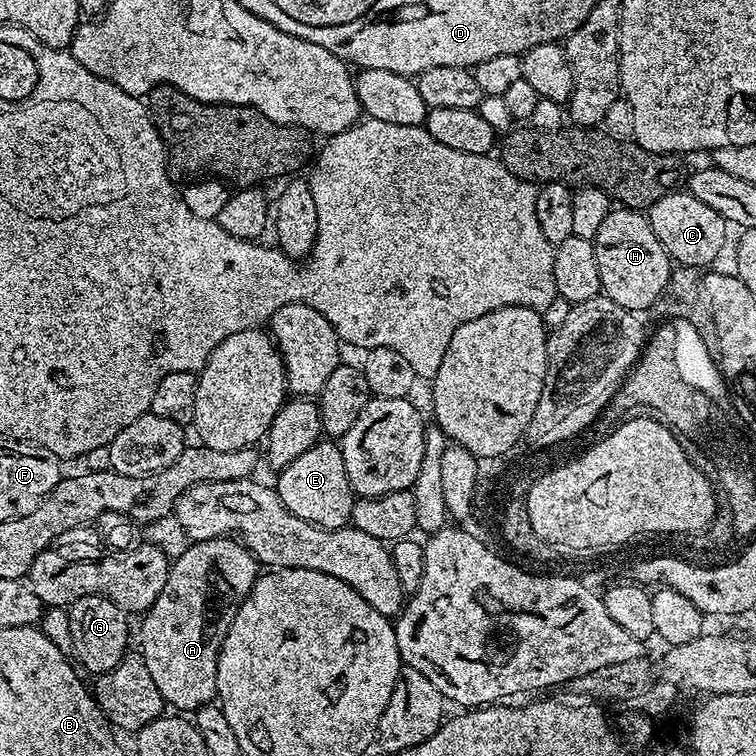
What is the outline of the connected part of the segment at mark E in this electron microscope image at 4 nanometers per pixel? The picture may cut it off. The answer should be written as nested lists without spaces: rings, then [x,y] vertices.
[[[321,439],[319,444],[310,446],[294,462],[279,469],[280,476],[274,481],[276,493],[282,498],[286,510],[319,528],[347,528],[352,519],[354,493],[348,475],[346,462],[342,458],[339,443],[331,439]]]

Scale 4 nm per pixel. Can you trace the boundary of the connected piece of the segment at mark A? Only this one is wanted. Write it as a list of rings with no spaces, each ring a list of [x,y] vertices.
[[[231,536],[189,543],[188,549],[171,561],[162,594],[158,594],[154,606],[143,613],[138,645],[138,651],[146,660],[147,669],[158,686],[158,693],[169,709],[180,714],[192,714],[202,705],[211,704],[217,699],[216,675],[220,647],[230,630],[230,622],[234,622],[234,614],[256,585],[256,568],[258,561],[252,551]]]

